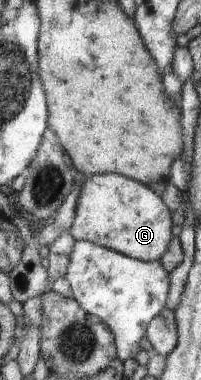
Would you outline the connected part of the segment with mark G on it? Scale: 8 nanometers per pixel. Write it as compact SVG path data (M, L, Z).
M116 173L92 175L83 180L74 220L69 231L76 241L90 241L133 259L150 262L160 260L173 240L170 210L164 206L160 195L156 196L149 185Z

